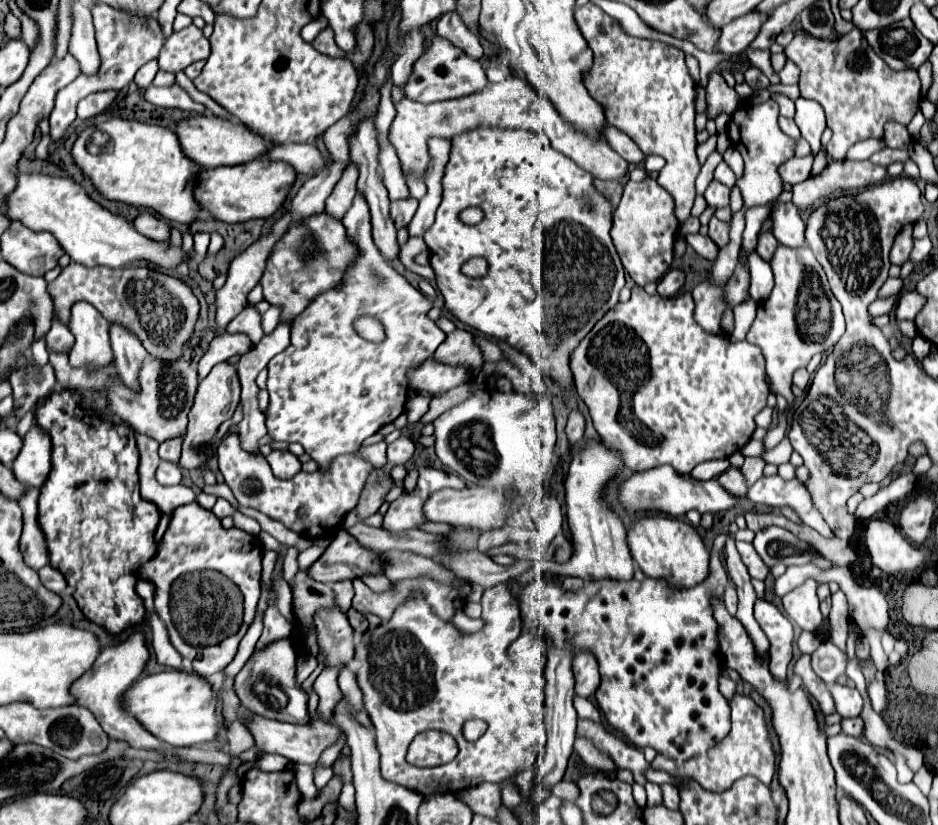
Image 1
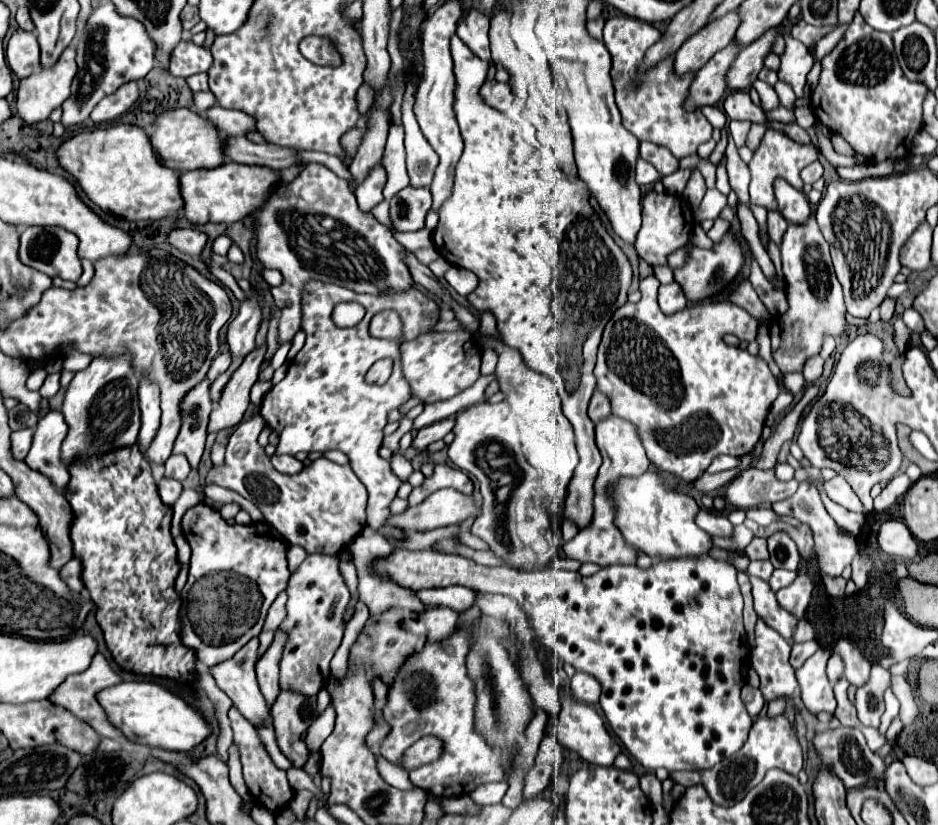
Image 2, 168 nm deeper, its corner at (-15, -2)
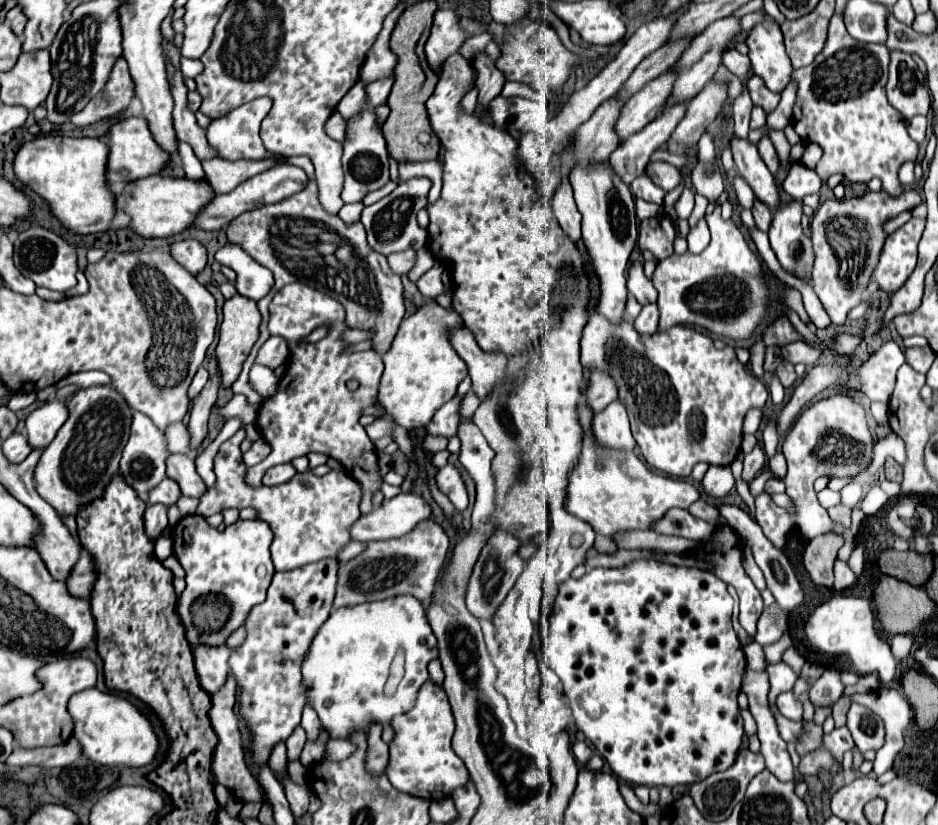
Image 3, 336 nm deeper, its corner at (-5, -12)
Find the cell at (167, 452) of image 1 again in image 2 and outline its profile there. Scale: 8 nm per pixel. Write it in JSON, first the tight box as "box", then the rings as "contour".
{"box":[163,455,191,481],"contour":[[[171,455],[165,461],[163,477],[171,477],[171,479],[177,479],[177,481],[183,481],[189,475],[189,471],[191,471],[191,467],[187,465],[187,459],[183,455]]]}

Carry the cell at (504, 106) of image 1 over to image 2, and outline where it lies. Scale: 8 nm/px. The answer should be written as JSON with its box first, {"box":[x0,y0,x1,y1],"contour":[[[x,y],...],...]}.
{"box":[637,159,661,185],"contour":[[[645,159],[637,161],[637,183],[639,185],[651,185],[651,183],[659,181],[659,177],[661,177],[659,171],[651,163],[647,163]]]}

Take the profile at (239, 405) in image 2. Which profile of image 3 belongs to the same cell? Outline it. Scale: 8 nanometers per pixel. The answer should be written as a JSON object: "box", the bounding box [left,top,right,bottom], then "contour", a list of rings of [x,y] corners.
{"box":[217,295,261,389],"contour":[[[235,295],[231,297],[229,301],[225,301],[223,305],[223,321],[219,325],[219,345],[217,345],[217,361],[219,361],[219,367],[223,371],[223,387],[229,389],[241,369],[243,369],[243,363],[247,359],[247,355],[251,353],[253,345],[257,343],[259,339],[259,327],[261,327],[261,313],[257,309],[257,303],[249,297],[243,297],[243,295]]]}

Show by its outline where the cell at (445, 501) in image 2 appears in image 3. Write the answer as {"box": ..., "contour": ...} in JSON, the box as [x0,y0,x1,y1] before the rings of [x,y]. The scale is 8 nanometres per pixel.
{"box":[351,493,433,541],"contour":[[[401,493],[381,507],[373,509],[369,515],[361,517],[351,527],[353,541],[385,541],[385,539],[399,539],[413,531],[413,527],[425,519],[431,519],[433,509],[431,505],[415,493]]]}

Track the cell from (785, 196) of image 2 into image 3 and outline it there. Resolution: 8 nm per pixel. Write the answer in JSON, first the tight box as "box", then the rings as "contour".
{"box":[731,139,781,211],"contour":[[[735,139],[731,141],[731,149],[735,157],[735,167],[739,175],[749,183],[755,197],[767,207],[771,207],[773,211],[777,211],[781,207],[779,187],[773,175],[769,175],[769,169],[765,167],[765,163],[761,163],[757,147],[747,139]]]}

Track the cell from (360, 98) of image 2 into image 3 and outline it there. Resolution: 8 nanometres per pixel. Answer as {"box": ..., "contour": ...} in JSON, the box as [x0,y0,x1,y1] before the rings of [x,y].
{"box":[327,113,347,141],"contour":[[[333,113],[333,115],[329,117],[329,121],[327,121],[327,133],[329,133],[333,139],[337,139],[337,141],[343,141],[343,139],[345,139],[345,127],[347,127],[345,119],[339,117],[337,113]]]}

